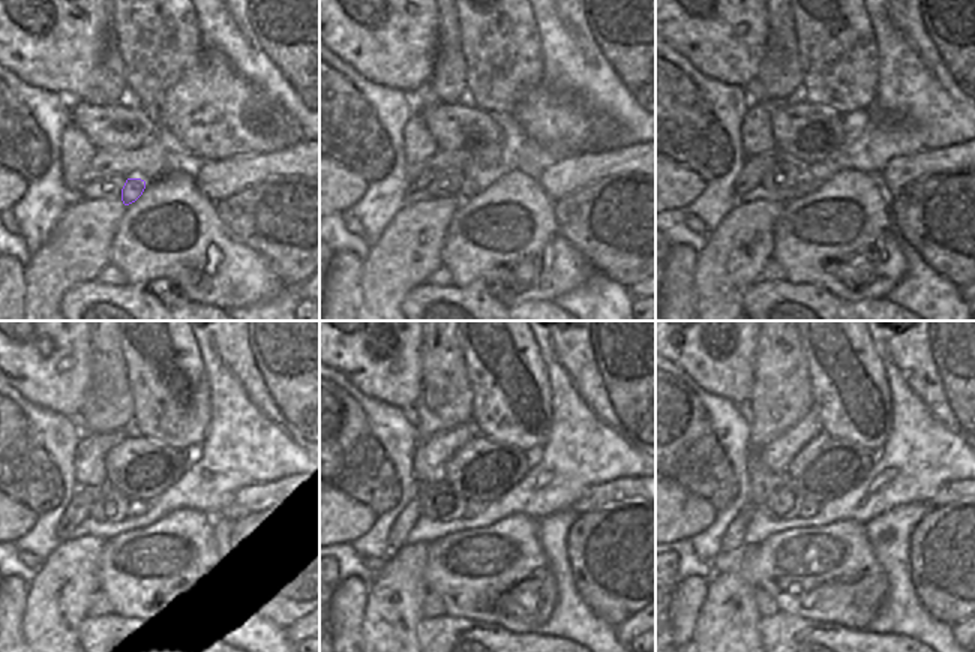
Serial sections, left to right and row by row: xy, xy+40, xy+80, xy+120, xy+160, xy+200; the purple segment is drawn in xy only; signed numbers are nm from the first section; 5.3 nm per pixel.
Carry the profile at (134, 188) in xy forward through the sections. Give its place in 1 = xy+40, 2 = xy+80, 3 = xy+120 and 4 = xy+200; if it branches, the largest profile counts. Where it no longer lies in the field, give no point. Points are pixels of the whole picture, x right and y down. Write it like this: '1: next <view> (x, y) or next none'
1: next xy+40 (468, 188)
2: next xy+80 (806, 177)
3: next xy+120 (135, 508)
4: next xy+200 (810, 507)

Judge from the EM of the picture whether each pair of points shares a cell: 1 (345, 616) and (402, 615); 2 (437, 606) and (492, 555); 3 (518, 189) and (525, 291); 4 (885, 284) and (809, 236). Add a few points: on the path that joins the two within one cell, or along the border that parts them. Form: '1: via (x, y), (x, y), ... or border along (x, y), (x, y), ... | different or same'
1: border along (369, 585), (360, 636) | different
2: border along (428, 591), (432, 591), (441, 600), (446, 615) | different
3: via (518, 215), (518, 222), (536, 240), (536, 266) | same
4: via (887, 257), (869, 236), (836, 236) | same

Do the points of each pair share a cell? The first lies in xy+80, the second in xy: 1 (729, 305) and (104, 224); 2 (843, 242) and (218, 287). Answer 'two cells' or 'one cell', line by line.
1: one cell
2: one cell

